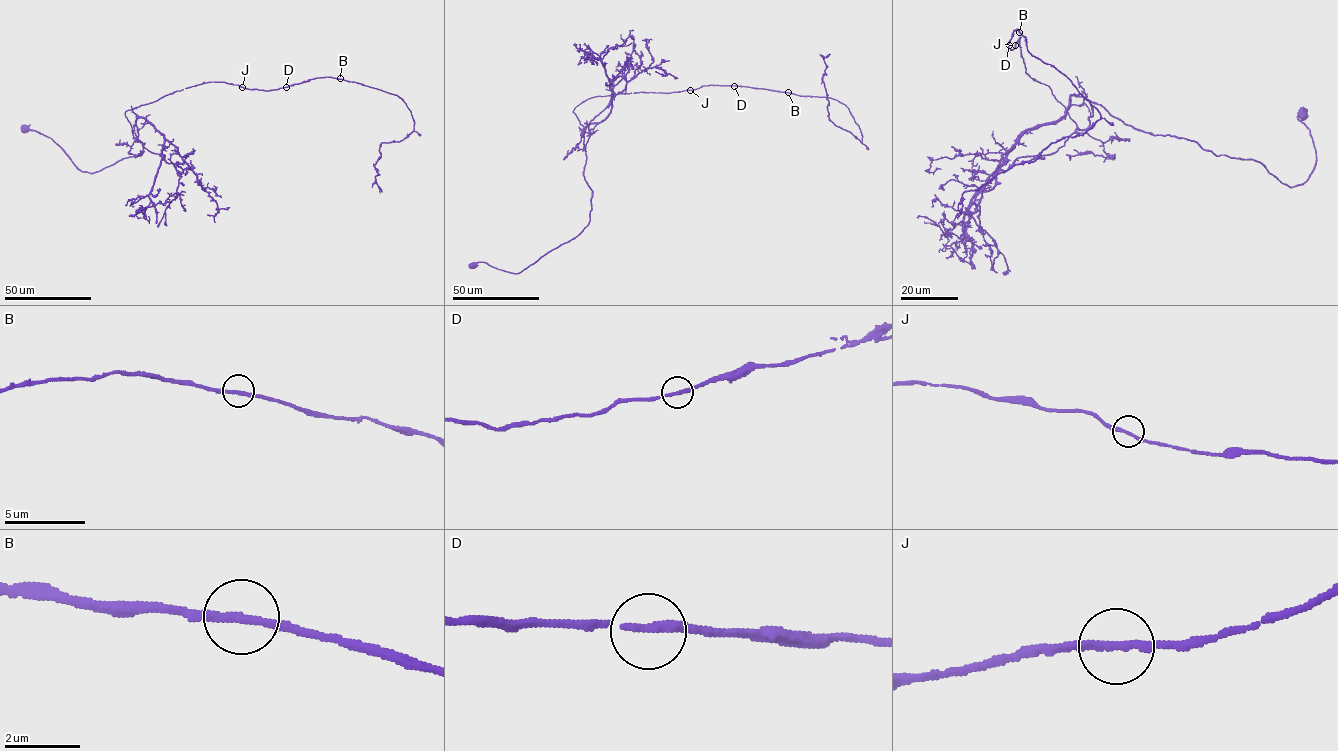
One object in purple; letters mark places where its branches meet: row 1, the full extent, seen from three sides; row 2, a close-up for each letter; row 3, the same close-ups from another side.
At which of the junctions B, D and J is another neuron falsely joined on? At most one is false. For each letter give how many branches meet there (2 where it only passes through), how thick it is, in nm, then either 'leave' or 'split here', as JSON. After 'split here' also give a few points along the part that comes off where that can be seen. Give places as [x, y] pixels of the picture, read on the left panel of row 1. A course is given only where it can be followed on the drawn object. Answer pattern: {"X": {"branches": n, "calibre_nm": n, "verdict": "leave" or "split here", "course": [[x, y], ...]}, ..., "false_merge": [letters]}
{"B": {"branches": 2, "calibre_nm": 220, "verdict": "leave"}, "D": {"branches": 2, "calibre_nm": 200, "verdict": "leave"}, "J": {"branches": 2, "calibre_nm": 190, "verdict": "leave"}, "false_merge": []}

